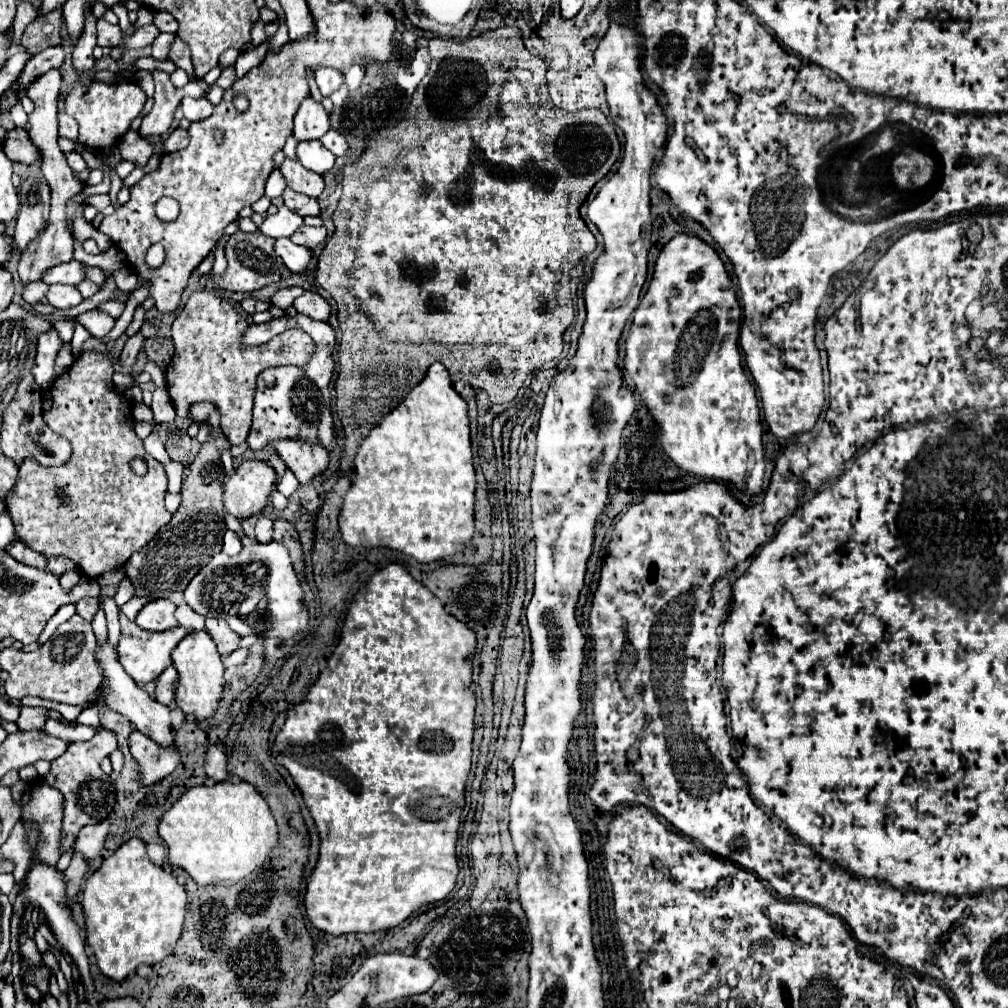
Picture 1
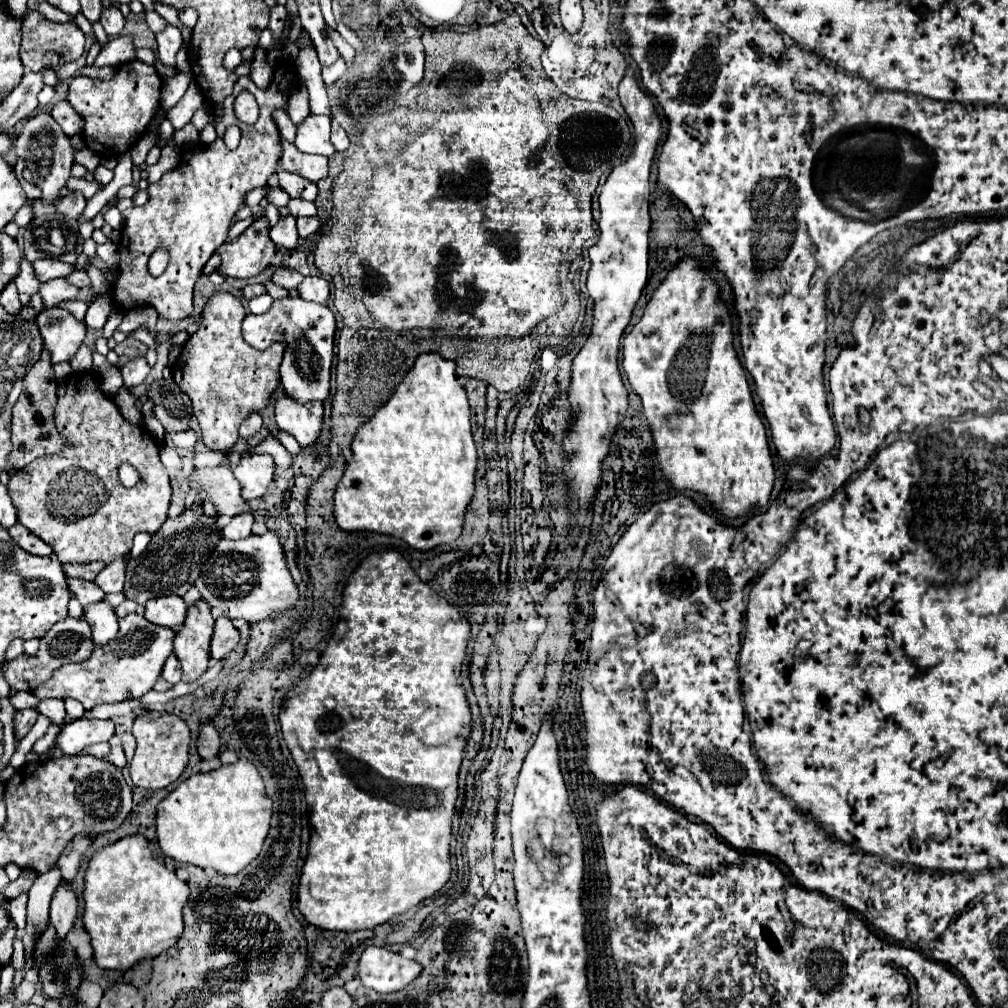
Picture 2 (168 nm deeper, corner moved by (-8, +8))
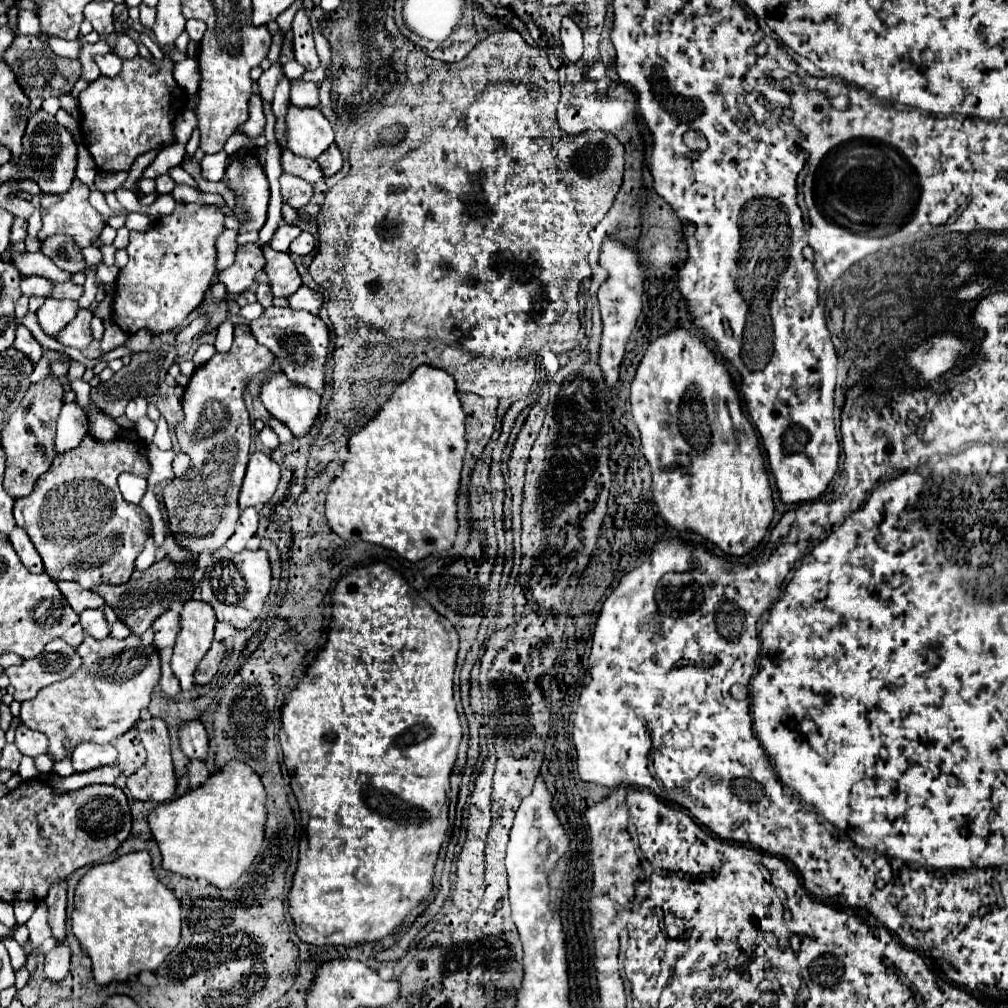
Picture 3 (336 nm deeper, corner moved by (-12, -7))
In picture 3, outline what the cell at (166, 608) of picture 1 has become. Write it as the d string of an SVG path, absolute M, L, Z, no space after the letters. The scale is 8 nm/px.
M166 611L162 613L154 623L152 623L152 631L154 631L154 647L162 649L162 647L174 647L176 635L178 635L178 627L180 627L180 617L174 611Z

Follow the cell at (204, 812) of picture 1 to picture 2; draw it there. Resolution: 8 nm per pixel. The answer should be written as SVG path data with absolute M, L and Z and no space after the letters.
M240 758L234 764L220 766L206 774L194 774L186 778L176 790L172 790L160 804L156 812L156 830L158 830L158 842L166 856L188 862L200 868L216 870L218 874L236 874L242 872L262 850L262 844L270 830L270 818L272 818L272 800L268 798L264 790L264 782L260 780L256 766L250 764L250 760Z

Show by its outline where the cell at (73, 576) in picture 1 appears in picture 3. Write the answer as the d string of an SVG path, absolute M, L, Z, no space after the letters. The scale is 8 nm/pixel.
M86 635L84 643L76 649L82 659L80 669L68 679L44 687L32 701L22 703L22 723L48 737L48 755L52 761L68 759L82 741L110 743L130 731L140 719L160 679L160 657L156 651L144 655L134 651L134 647L144 647L140 637L132 635L122 641L108 637L96 641Z

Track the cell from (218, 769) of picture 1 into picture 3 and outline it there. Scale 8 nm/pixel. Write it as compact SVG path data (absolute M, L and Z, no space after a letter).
M188 721L180 725L180 749L188 759L204 759L208 755L208 735L200 721Z

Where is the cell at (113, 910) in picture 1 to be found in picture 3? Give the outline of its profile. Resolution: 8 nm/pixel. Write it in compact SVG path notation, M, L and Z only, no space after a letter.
M148 851L94 865L76 885L72 933L92 959L92 975L98 985L126 981L140 971L156 971L178 945L180 925L180 901L156 879Z

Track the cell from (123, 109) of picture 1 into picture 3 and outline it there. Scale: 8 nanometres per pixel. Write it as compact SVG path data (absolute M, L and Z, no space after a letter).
M136 55L134 59L124 61L124 67L120 75L116 77L98 77L94 83L90 83L82 93L80 93L80 103L82 103L82 123L84 127L84 143L94 157L96 165L100 171L106 173L118 173L118 171L128 171L134 159L150 149L158 149L162 145L172 145L176 143L174 137L174 117L180 107L186 105L188 95L186 91L174 81L172 77L172 67L174 61L166 55L162 61L158 59L144 59Z

